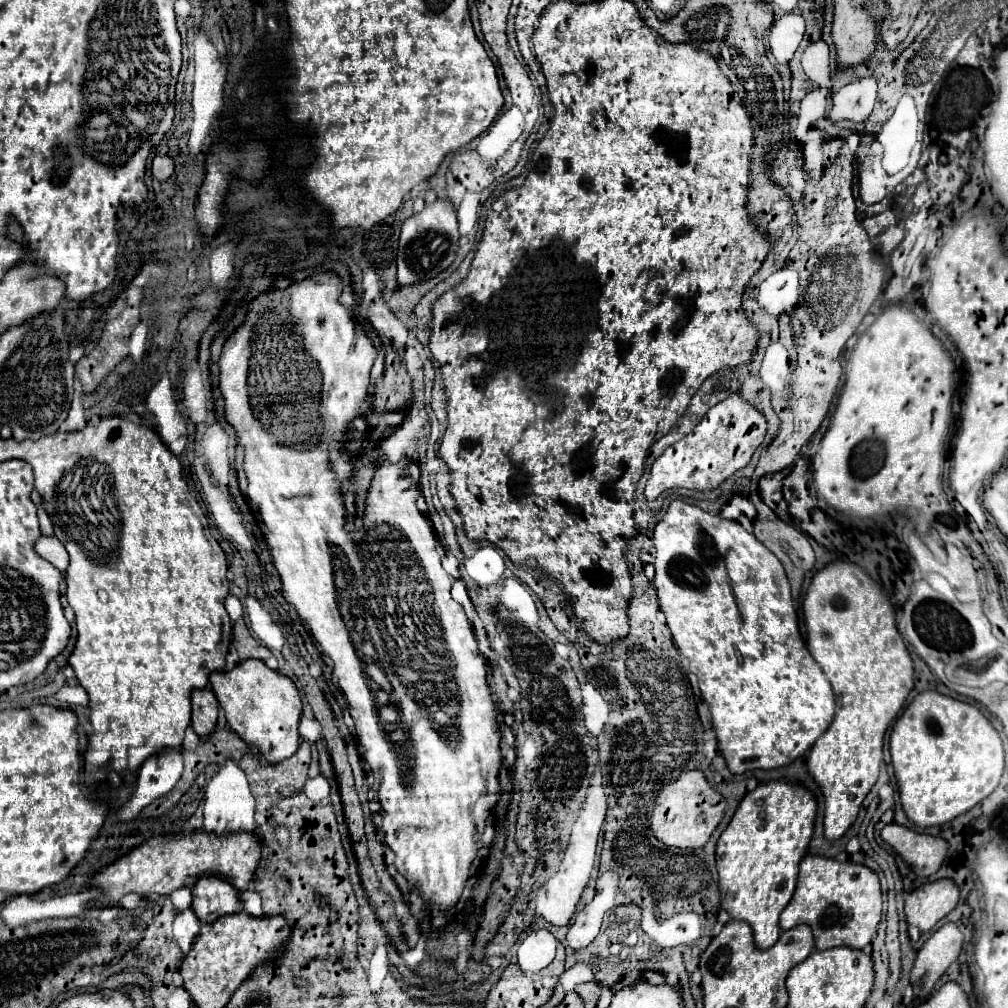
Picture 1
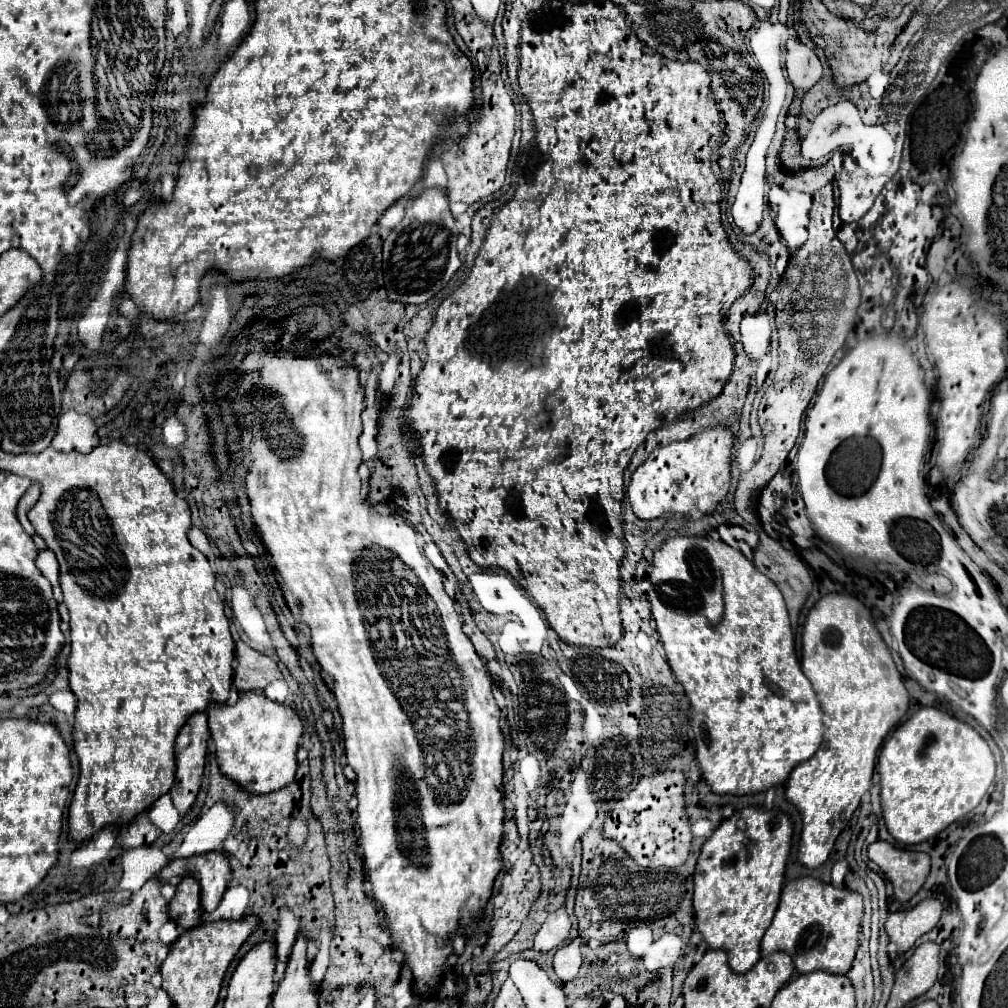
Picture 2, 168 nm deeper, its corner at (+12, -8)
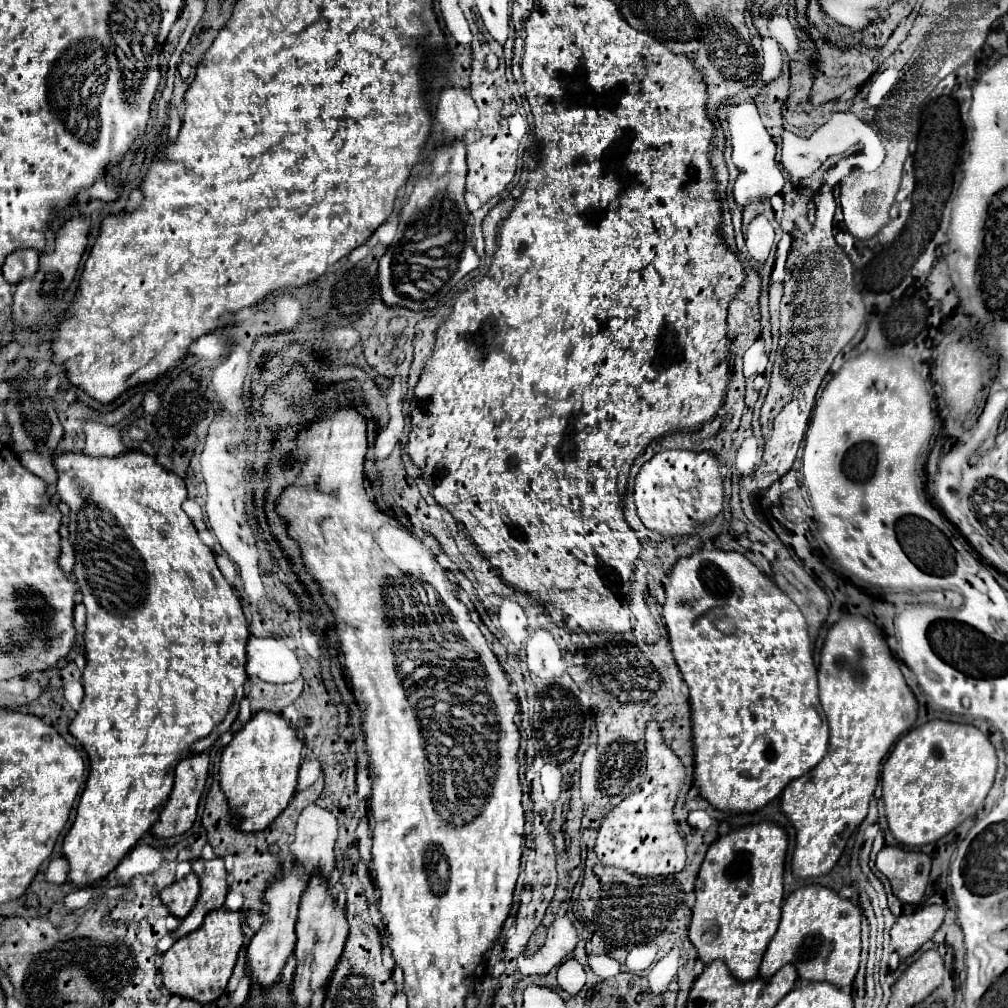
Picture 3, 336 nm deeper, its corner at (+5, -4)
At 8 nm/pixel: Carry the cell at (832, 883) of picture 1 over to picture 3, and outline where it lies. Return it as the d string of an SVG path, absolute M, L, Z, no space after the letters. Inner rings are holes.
M807 885L791 893L783 903L783 915L761 963L759 975L769 979L785 963L793 963L805 981L827 981L839 989L853 983L861 953L861 911L835 891L821 885Z

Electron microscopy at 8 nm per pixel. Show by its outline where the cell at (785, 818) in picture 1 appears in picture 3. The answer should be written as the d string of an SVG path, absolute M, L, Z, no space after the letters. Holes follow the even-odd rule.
M775 823L735 829L709 847L697 875L697 899L689 925L689 941L705 965L721 959L739 981L759 977L763 953L781 919L785 851L787 835Z

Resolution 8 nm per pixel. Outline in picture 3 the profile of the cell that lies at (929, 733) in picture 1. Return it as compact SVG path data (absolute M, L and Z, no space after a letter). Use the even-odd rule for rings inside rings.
M935 719L911 729L897 741L881 771L889 831L899 843L911 847L939 841L981 807L995 771L995 747L977 727Z

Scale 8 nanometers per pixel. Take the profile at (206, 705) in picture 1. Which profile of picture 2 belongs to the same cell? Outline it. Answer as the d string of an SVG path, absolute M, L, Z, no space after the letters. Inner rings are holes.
M198 711L194 713L186 725L180 729L176 739L176 781L170 789L170 797L184 815L200 789L202 771L206 763L206 739L210 737L206 713Z

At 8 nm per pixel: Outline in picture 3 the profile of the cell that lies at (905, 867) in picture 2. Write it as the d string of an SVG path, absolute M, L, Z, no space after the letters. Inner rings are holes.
M883 847L875 859L877 869L889 879L893 893L903 903L919 903L929 883L931 859L925 853L903 851L899 847Z

